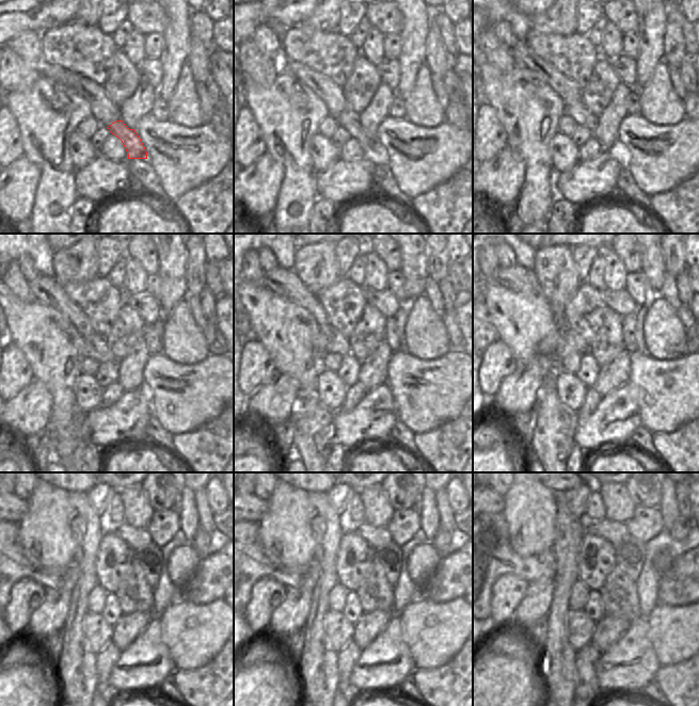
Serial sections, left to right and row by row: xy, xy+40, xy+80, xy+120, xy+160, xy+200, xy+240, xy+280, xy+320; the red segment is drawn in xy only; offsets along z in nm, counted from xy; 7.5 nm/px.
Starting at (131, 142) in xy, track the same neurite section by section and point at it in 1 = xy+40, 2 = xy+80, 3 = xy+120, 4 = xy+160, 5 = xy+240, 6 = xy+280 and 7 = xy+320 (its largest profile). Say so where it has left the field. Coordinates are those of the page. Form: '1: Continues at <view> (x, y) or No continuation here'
1: Continues at xy+40 (350, 121)
2: Continues at xy+80 (578, 112)
3: Continues at xy+120 (95, 346)
4: Continues at xy+160 (331, 341)
5: Continues at xy+240 (16, 566)
6: Continues at xy+280 (255, 563)
7: Continues at xy+320 (494, 557).

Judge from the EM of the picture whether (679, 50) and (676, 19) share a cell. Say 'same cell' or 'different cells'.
same cell

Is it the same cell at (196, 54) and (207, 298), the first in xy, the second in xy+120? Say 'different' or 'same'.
different

